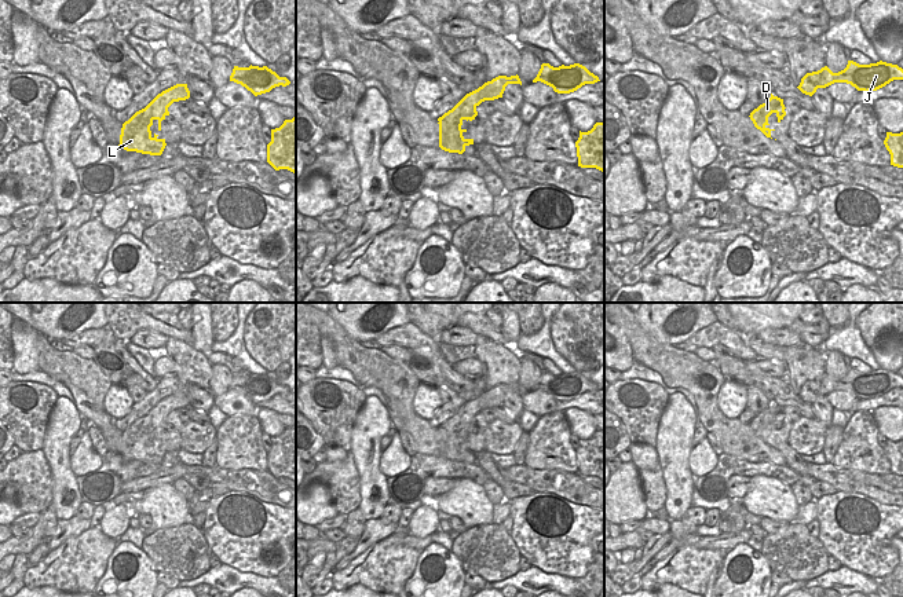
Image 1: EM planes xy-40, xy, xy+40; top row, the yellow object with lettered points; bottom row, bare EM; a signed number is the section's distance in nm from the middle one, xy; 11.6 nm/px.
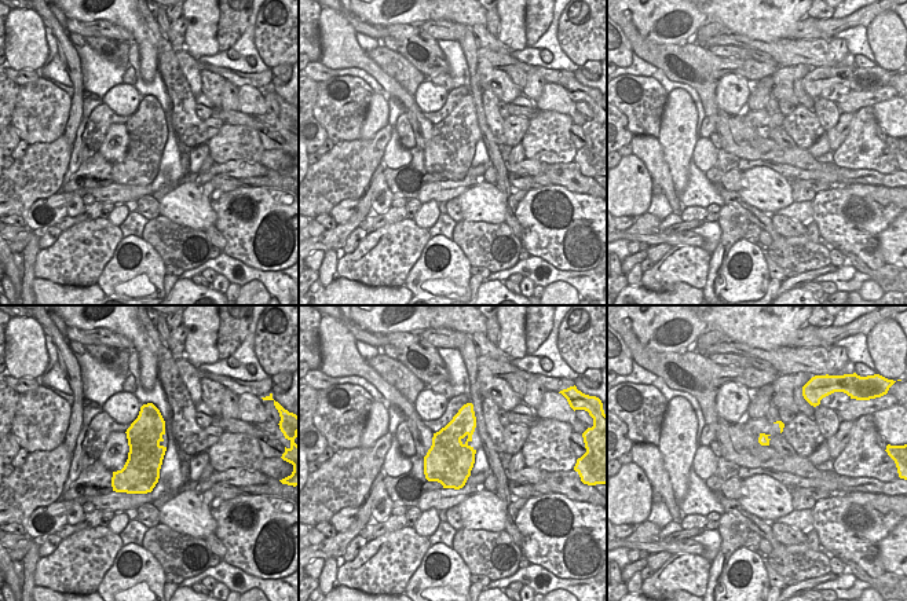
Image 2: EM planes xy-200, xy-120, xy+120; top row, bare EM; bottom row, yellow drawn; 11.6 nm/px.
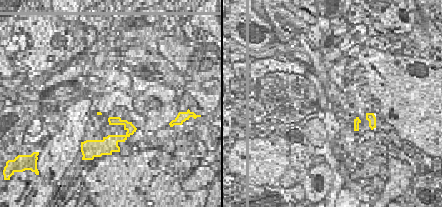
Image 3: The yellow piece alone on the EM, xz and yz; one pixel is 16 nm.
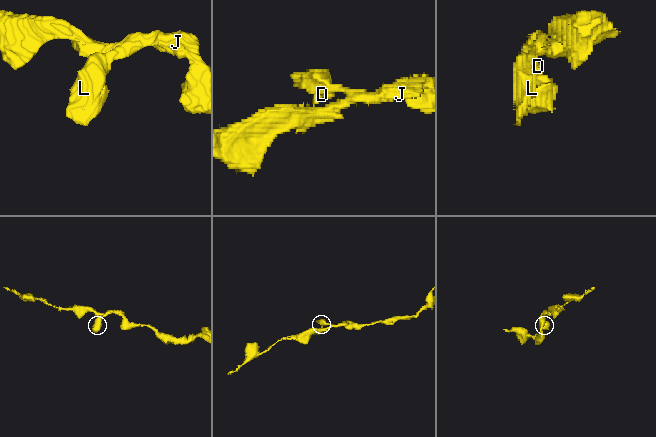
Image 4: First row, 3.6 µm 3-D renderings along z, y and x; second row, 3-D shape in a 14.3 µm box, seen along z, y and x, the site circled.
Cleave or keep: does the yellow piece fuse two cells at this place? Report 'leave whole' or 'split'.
leave whole

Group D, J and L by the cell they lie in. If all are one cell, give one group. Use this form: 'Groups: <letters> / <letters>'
Groups: D J L.

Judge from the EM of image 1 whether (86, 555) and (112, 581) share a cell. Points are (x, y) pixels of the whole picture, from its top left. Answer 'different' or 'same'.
different

